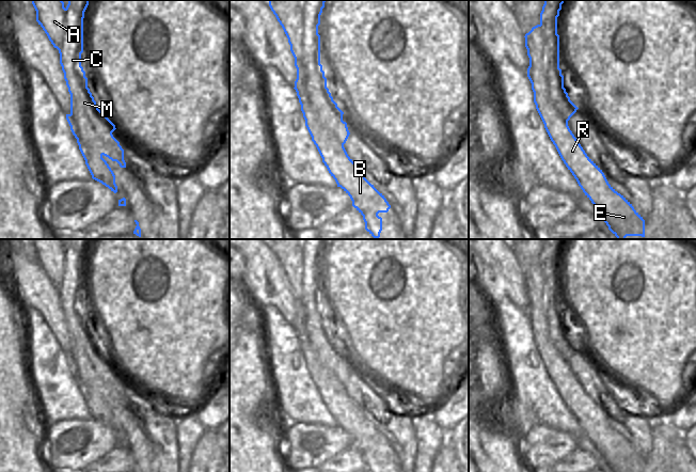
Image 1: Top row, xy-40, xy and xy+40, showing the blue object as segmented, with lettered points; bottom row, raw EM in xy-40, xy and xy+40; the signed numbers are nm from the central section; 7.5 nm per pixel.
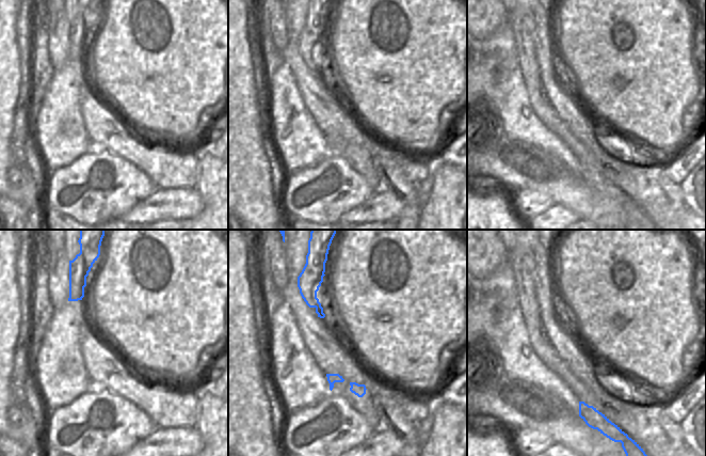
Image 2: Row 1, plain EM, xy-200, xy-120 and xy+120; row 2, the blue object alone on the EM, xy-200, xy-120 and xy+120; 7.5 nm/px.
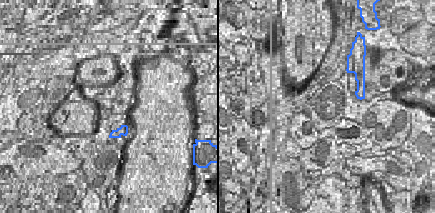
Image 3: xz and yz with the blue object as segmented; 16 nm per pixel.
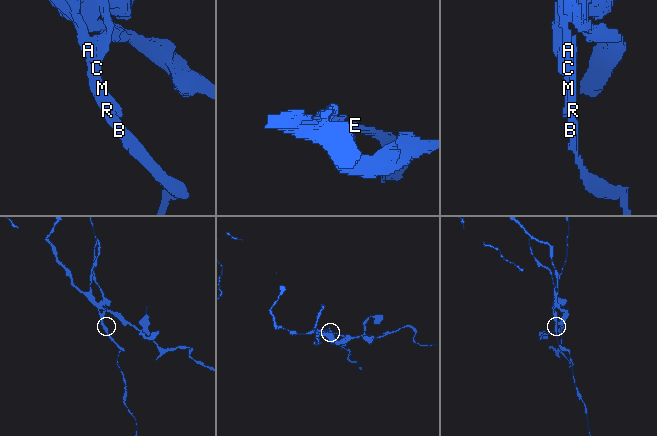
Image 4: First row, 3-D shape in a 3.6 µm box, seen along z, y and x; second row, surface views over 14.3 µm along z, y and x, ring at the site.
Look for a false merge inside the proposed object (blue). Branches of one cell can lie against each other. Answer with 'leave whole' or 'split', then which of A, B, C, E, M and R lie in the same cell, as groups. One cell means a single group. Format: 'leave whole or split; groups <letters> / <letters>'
split; groups A B E R / C M

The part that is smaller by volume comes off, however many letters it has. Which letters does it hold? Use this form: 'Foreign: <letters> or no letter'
Foreign: A, B, E, R.

